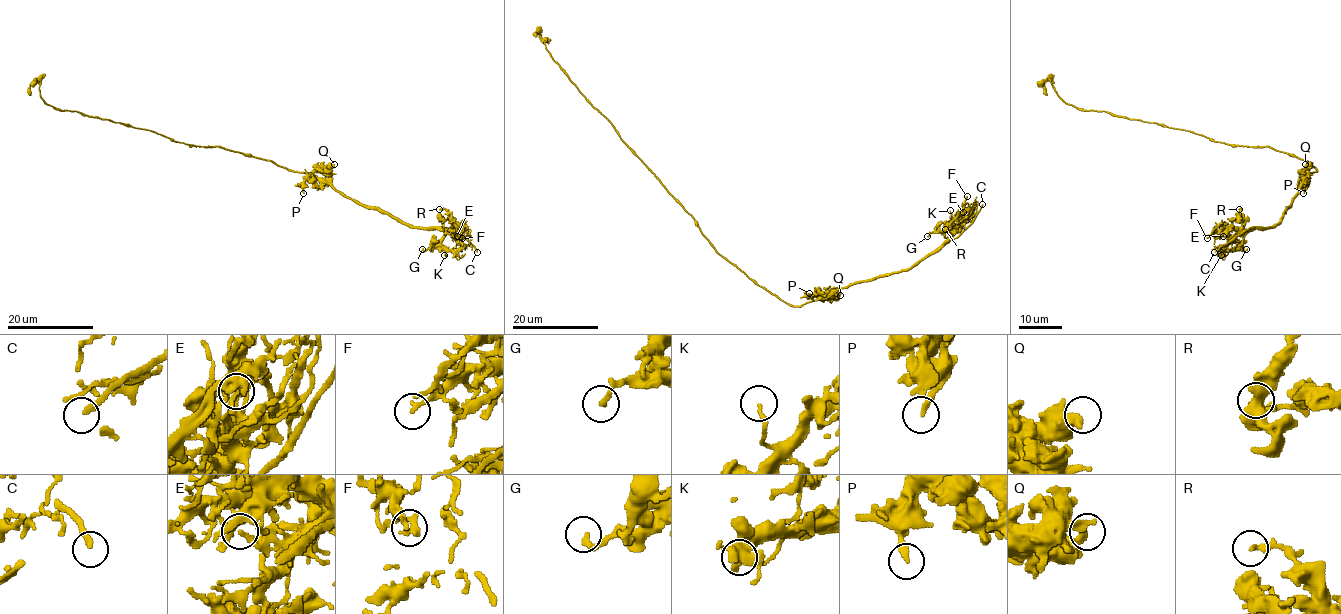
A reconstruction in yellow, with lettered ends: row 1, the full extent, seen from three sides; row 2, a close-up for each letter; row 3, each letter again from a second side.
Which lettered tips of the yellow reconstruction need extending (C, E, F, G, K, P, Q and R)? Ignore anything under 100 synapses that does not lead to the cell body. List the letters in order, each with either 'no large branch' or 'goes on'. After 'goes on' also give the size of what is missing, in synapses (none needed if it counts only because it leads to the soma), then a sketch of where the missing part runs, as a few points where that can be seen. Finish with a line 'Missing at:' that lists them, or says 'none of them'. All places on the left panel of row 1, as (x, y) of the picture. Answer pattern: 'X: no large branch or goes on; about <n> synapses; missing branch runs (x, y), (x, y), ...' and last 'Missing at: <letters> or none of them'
C: goes on; missing branch runs (477, 252), (475, 258), (457, 241), (426, 240)
E: no large branch
F: no large branch
G: no large branch
K: no large branch
P: no large branch
Q: no large branch
R: no large branch
Missing at: C

